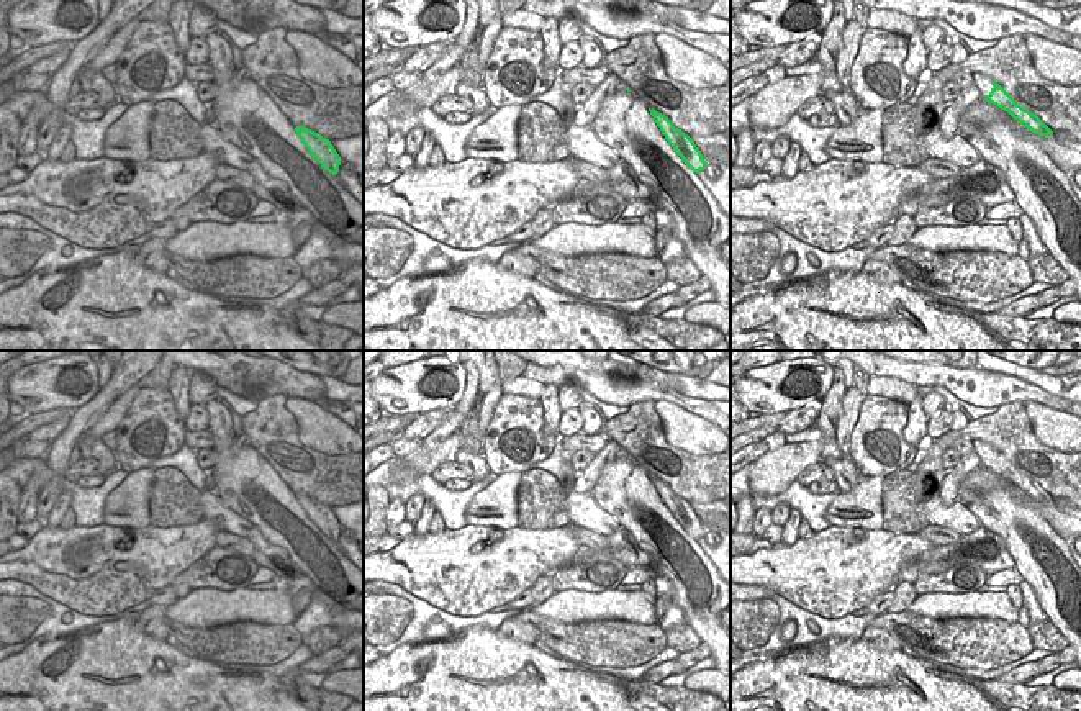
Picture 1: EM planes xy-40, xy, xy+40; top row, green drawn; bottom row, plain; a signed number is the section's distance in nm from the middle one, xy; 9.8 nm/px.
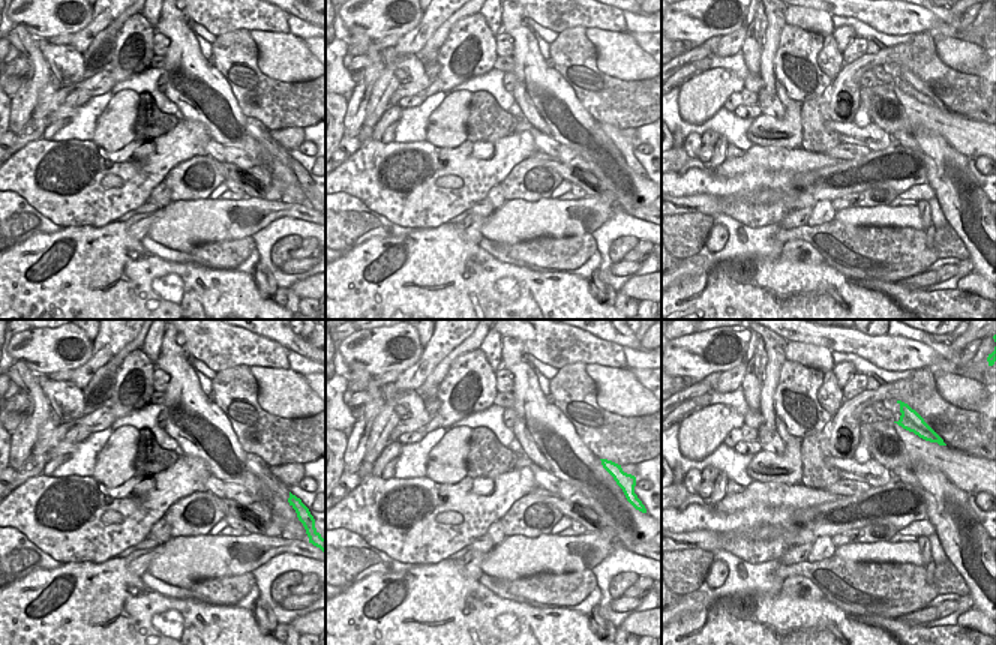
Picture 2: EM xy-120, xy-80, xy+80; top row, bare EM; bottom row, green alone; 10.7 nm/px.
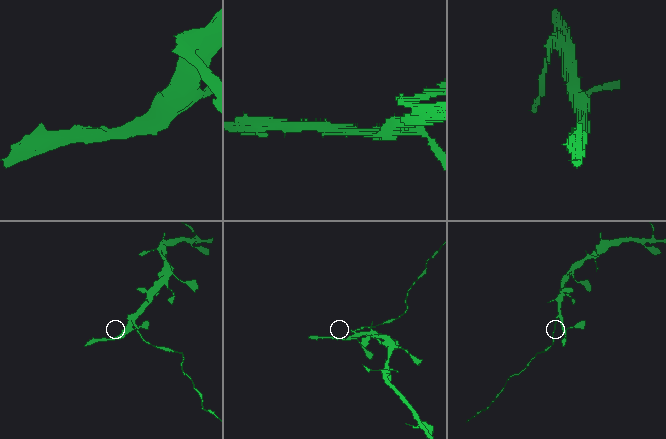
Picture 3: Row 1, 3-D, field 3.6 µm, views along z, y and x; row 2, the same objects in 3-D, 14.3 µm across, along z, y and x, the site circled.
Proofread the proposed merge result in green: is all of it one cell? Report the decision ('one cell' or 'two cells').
two cells

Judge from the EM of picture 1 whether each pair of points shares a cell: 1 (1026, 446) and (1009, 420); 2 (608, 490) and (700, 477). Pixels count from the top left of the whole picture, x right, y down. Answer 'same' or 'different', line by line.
1: same
2: different

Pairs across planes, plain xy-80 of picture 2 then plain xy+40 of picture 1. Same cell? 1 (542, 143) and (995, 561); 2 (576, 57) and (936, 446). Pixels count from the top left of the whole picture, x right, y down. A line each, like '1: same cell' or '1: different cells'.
1: different cells
2: same cell

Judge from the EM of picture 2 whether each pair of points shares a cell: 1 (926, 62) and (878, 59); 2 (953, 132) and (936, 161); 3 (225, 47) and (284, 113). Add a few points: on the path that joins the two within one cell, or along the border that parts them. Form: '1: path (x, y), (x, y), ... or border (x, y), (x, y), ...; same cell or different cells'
1: path (914, 56), (890, 56); same cell
2: border (912, 132), (936, 132), (968, 156); different cells
3: path (231, 65), (266, 99); same cell

